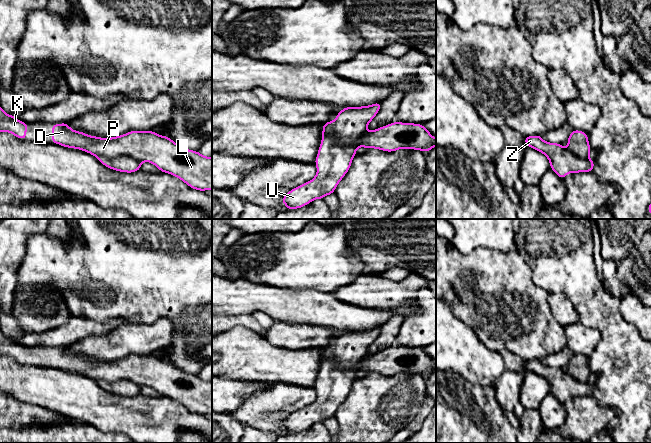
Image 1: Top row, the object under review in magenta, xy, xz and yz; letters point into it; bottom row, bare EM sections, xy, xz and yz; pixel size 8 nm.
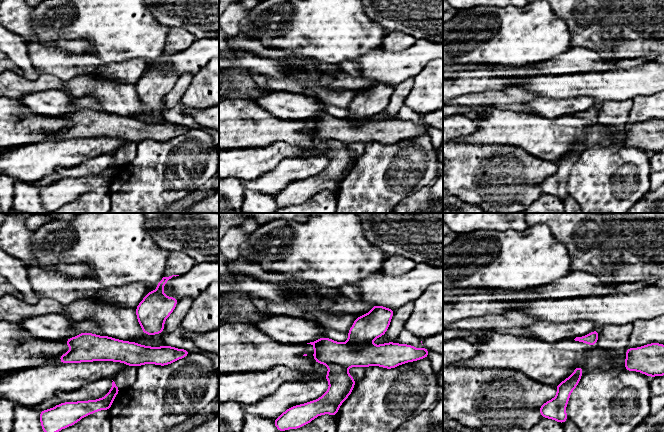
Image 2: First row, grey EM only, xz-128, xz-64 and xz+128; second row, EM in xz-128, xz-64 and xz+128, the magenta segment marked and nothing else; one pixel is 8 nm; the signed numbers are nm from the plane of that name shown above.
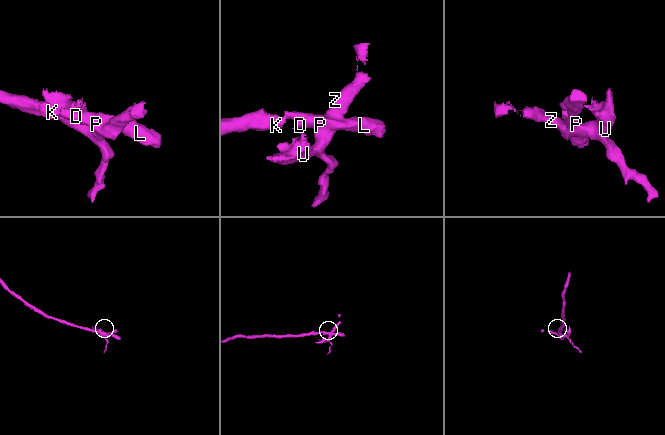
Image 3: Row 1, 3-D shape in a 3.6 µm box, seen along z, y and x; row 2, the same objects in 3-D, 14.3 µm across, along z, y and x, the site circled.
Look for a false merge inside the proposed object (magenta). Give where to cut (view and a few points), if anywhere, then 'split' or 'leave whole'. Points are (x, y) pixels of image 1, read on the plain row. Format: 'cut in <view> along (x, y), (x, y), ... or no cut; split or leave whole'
cut in xy along (97, 381), (131, 380), (140, 387); split

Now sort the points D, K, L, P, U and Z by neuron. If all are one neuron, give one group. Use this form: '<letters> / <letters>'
D K L P / U Z

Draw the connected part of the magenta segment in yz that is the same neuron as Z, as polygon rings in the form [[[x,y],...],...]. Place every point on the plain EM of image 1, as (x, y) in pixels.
[[[541,359],[524,361],[527,371],[543,377],[550,386],[550,392],[562,404],[569,397],[593,396],[594,384],[579,382],[568,372],[559,367],[549,367],[541,362]]]

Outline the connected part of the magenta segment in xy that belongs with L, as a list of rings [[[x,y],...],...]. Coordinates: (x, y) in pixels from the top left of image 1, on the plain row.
[[[61,347],[52,349],[51,365],[88,376],[96,382],[130,380],[140,387],[150,386],[160,396],[176,400],[190,412],[212,414],[212,381],[188,374],[154,355],[130,355],[104,363],[75,355],[68,347]]]

